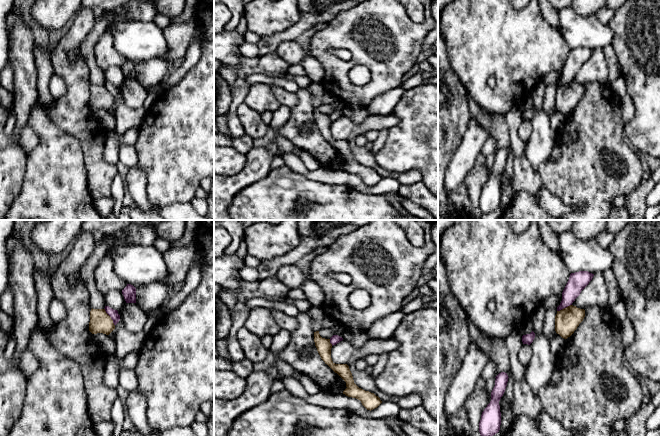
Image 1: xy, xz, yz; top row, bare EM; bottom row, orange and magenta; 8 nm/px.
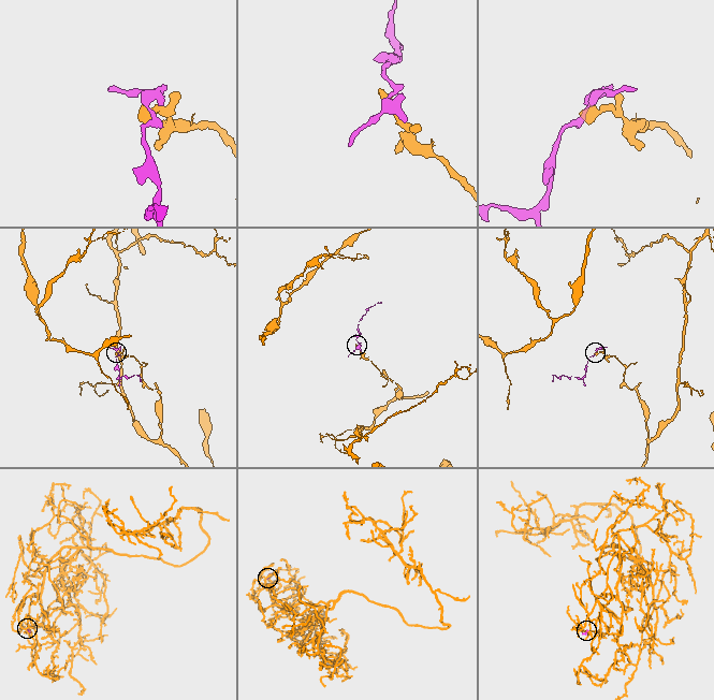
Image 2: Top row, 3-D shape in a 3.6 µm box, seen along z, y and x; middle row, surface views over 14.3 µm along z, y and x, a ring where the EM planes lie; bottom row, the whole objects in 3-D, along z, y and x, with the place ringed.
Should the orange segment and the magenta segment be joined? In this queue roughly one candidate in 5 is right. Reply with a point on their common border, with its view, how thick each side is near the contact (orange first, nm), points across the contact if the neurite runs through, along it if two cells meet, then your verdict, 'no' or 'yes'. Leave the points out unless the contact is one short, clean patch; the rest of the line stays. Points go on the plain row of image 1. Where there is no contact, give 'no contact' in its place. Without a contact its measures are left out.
contact xy (110, 93); calibres 180 and 70 nm; border xy (104, 84), (114, 101); no

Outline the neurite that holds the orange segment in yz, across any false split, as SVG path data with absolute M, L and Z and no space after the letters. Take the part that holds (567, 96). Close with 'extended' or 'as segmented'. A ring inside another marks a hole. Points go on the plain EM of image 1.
M570 81L560 87L555 92L555 107L562 114L567 115L577 105L585 93L585 86Z; as segmented

